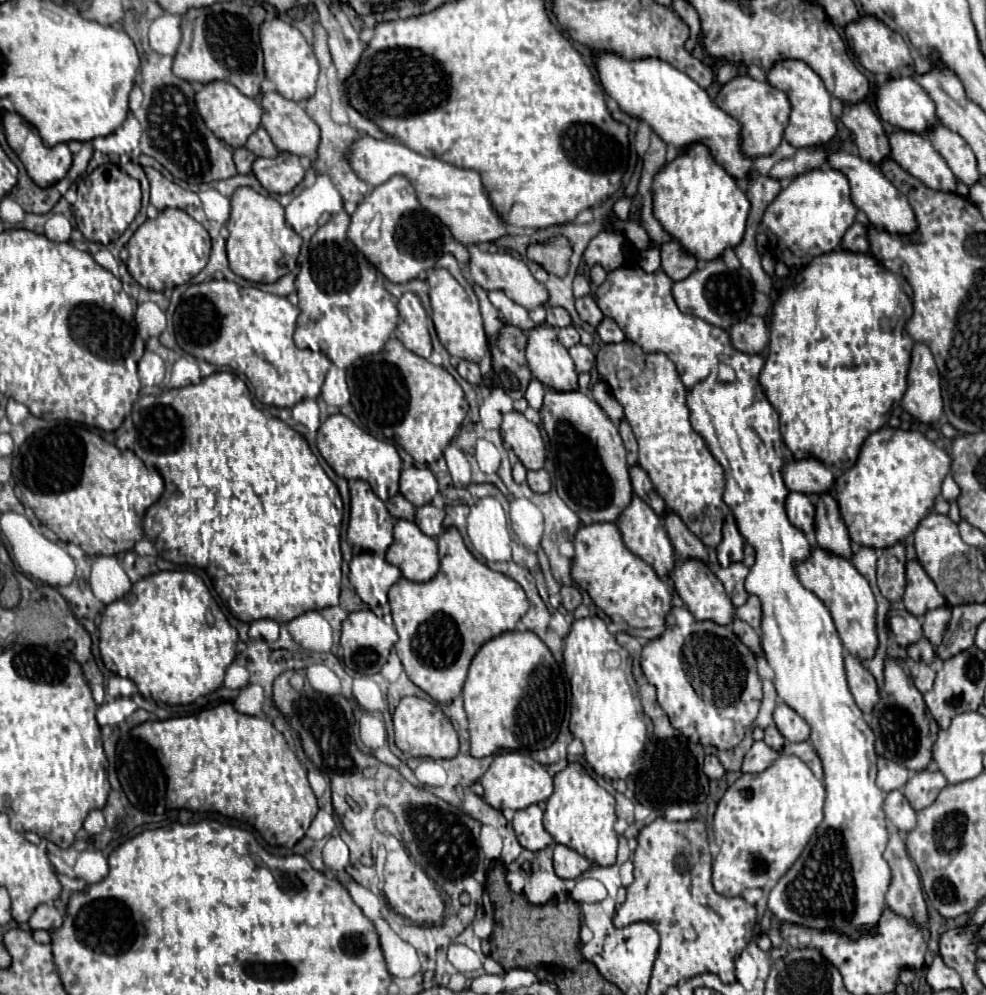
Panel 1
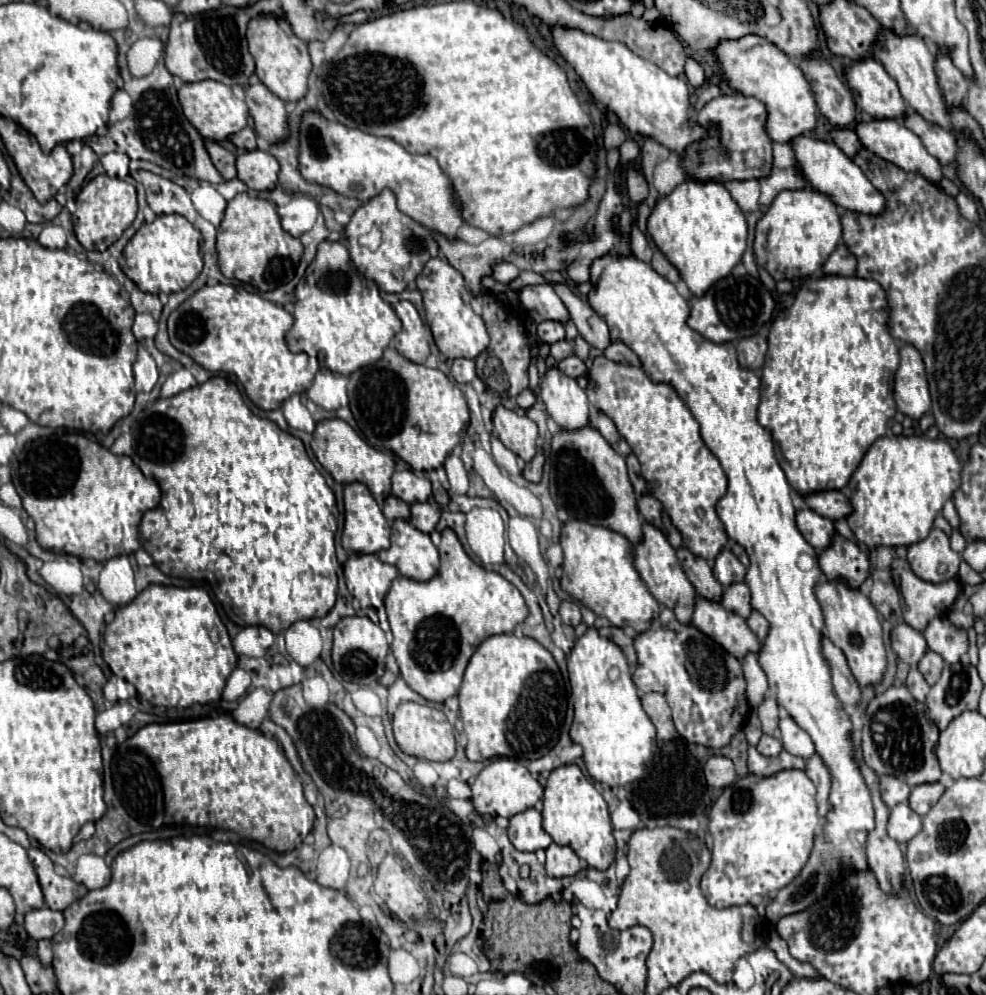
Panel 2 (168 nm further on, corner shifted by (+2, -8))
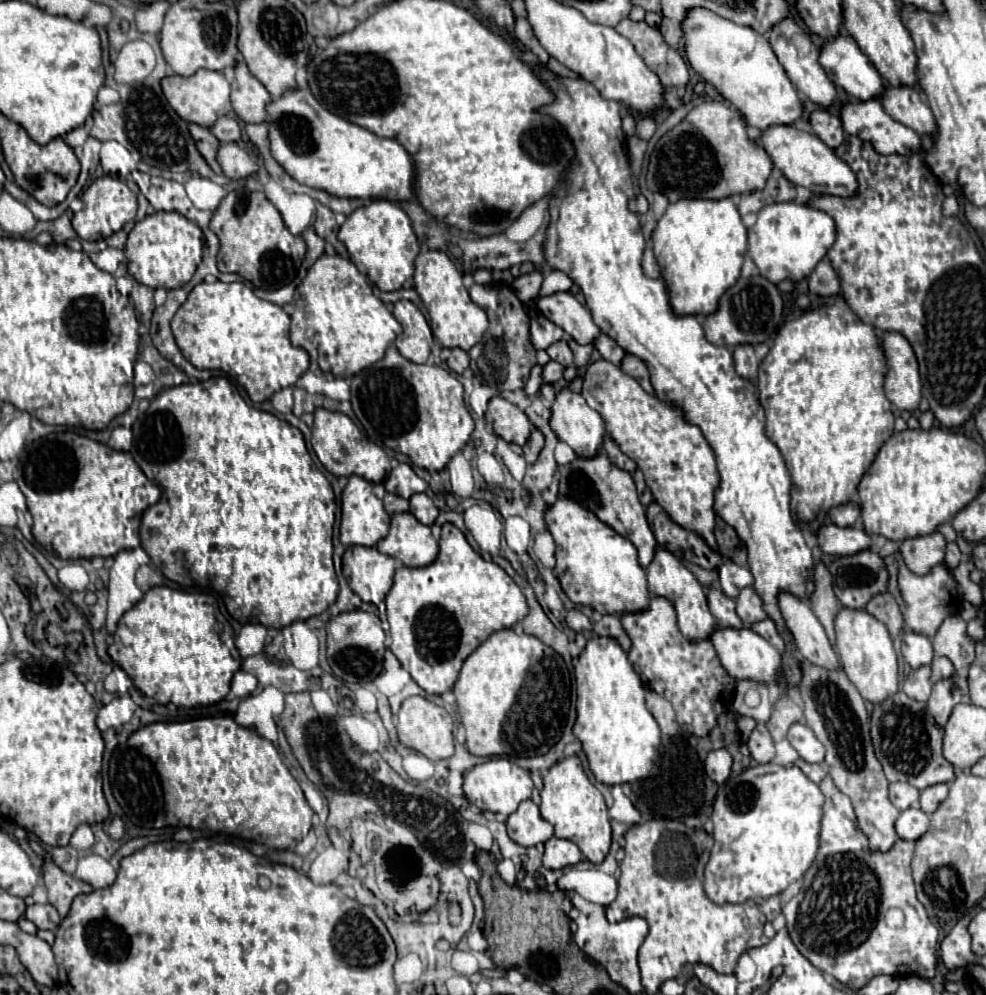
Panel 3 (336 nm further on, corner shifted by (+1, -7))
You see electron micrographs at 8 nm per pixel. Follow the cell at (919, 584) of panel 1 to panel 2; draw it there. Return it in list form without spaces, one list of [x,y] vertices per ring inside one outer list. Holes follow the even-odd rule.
[[[894,559],[892,575],[904,597],[904,621],[918,631],[924,631],[934,617],[946,617],[960,593],[958,581],[946,581],[942,585],[922,581],[904,559]]]

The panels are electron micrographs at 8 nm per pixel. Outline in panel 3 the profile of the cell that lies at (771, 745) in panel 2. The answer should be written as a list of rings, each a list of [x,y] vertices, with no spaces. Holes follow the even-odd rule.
[[[757,724],[747,740],[747,748],[757,764],[767,764],[775,758],[775,744],[765,724]]]

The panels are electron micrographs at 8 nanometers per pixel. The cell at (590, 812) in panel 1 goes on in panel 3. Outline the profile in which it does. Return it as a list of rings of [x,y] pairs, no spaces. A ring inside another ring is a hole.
[[[569,756],[553,764],[543,778],[545,786],[541,790],[541,816],[555,828],[555,836],[575,840],[581,854],[589,862],[603,862],[611,846],[611,818],[603,800],[603,794],[587,778],[581,760]]]

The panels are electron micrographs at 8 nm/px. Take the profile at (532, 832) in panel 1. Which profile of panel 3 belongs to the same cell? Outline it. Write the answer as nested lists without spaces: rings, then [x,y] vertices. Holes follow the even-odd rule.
[[[525,800],[507,818],[507,832],[521,846],[537,846],[553,836],[553,826],[541,818],[539,806],[533,800]]]

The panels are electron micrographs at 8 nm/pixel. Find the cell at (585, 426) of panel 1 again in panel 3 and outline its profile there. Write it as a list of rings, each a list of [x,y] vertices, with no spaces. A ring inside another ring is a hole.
[[[601,452],[599,456],[593,456],[591,460],[575,458],[573,464],[563,466],[559,494],[583,504],[587,510],[595,512],[595,516],[599,520],[603,520],[607,526],[611,526],[615,532],[629,538],[639,552],[639,564],[643,568],[647,568],[651,564],[651,560],[655,556],[657,540],[647,524],[645,506],[637,498],[637,490],[635,490],[635,482],[631,478],[631,474],[617,468],[615,464],[611,464],[609,458],[605,456],[605,452]]]

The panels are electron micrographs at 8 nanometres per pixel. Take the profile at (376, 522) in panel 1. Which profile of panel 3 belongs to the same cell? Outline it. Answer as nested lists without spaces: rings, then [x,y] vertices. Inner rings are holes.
[[[349,476],[349,482],[341,494],[341,544],[375,546],[383,536],[387,536],[389,522],[391,516],[385,512],[383,502],[373,494],[373,484],[361,476]]]

